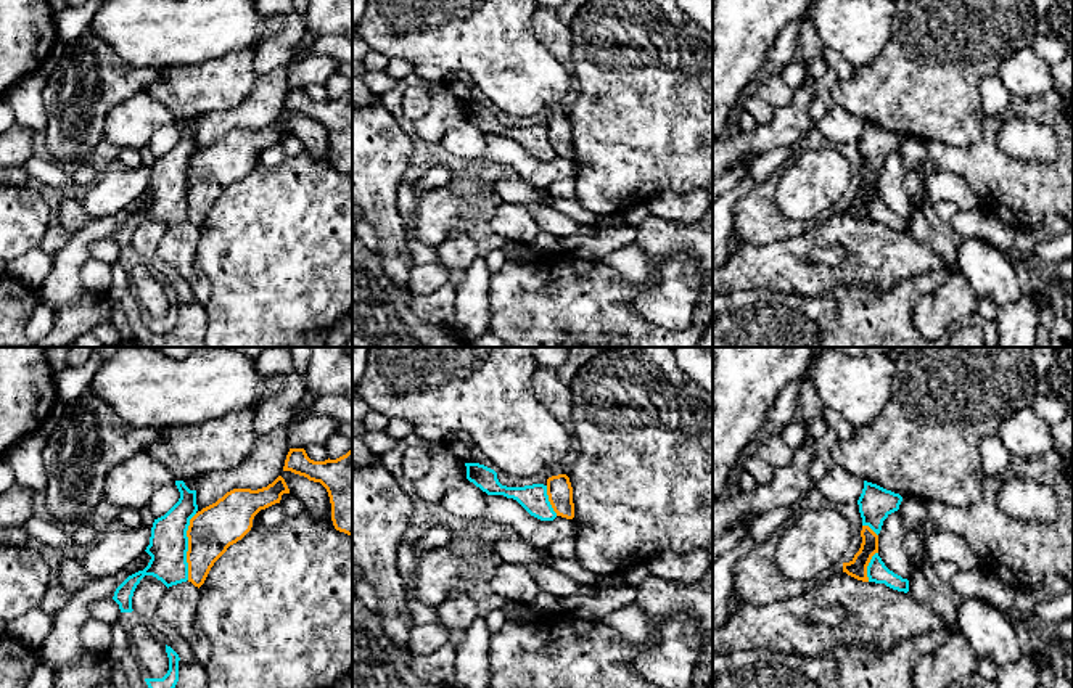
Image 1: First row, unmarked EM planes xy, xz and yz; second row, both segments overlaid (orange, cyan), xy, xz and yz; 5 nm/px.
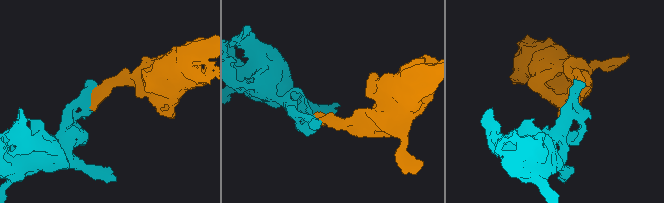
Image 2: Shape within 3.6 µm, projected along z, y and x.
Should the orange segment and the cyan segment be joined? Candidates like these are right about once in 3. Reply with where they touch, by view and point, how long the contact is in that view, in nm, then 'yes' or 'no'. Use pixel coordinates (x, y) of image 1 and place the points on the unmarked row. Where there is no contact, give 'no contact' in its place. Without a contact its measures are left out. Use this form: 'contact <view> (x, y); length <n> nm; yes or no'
contact xy (189, 187); length 340 nm; no

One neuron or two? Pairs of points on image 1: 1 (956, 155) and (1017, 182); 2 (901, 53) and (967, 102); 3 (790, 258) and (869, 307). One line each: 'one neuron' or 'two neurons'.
1: one neuron
2: one neuron
3: two neurons

